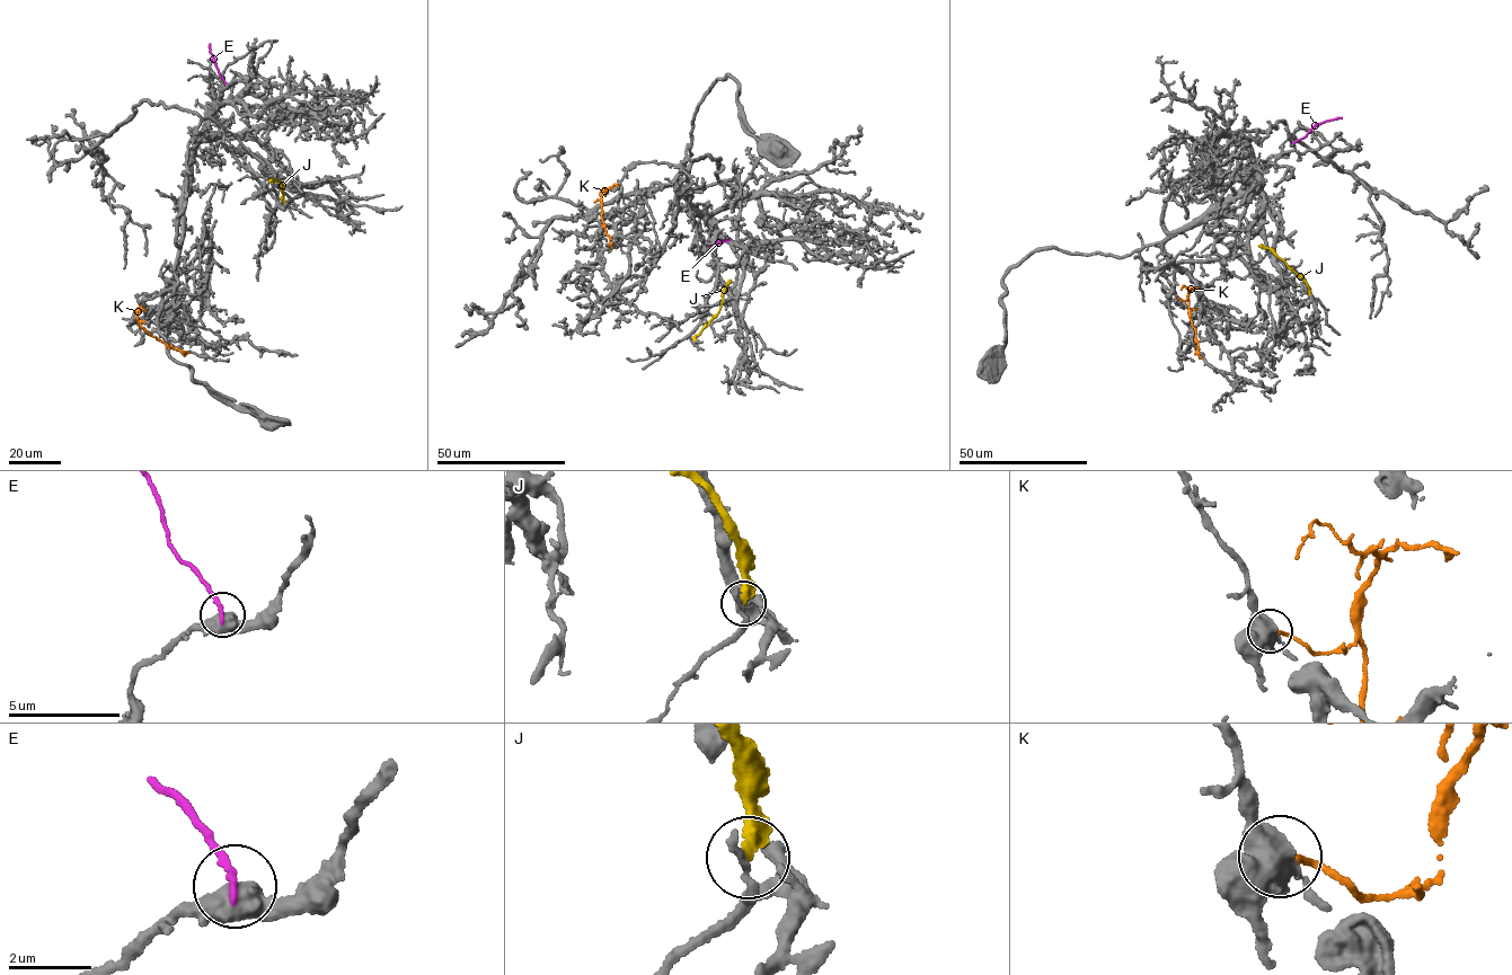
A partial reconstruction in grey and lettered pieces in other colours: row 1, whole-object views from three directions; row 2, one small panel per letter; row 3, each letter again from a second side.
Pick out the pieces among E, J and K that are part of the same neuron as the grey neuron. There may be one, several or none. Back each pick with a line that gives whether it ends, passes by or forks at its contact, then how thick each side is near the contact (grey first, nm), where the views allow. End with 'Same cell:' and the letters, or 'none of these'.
Same cell: none of these

